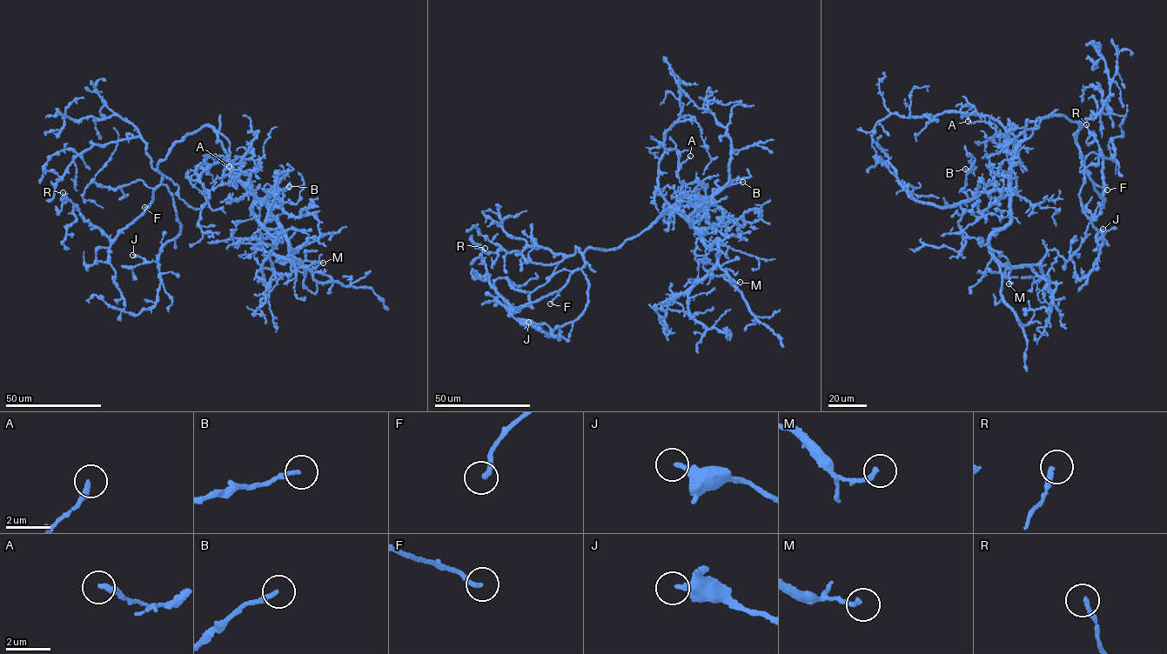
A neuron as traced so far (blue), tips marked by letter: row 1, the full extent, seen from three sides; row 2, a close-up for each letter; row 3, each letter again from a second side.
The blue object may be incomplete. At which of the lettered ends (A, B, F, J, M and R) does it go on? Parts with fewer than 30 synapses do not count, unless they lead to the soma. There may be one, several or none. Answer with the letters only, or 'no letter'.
F

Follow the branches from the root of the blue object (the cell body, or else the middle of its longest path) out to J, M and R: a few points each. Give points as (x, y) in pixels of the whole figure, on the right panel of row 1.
J: (1063, 116), (1081, 128), (1074, 135), (1084, 167), (1080, 203), (1102, 233), (1099, 245), (1103, 229)
M: (1063, 116), (1028, 120), (1025, 139), (1014, 156), (1009, 222), (989, 239), (990, 251), (1006, 267), (1009, 283)
R: (1063, 116), (1081, 128), (1074, 135), (1076, 143), (1103, 204), (1102, 152), (1086, 124)

